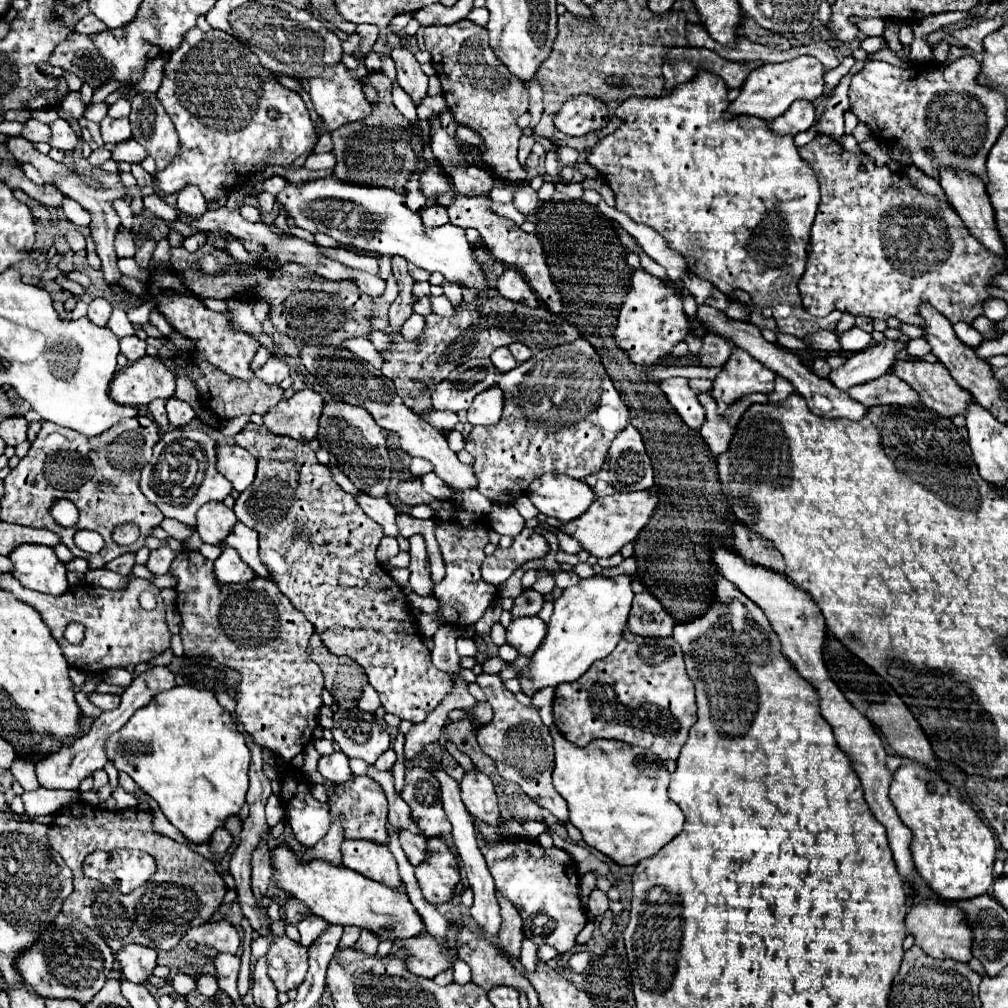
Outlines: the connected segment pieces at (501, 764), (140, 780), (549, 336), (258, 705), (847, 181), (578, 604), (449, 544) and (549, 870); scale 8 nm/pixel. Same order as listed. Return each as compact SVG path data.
M481 673L477 675L477 683L487 695L487 701L493 707L493 719L485 723L479 733L477 741L485 755L489 755L497 763L497 771L501 777L515 781L539 807L545 807L551 811L561 823L569 819L567 815L567 803L565 799L555 791L551 783L553 773L553 737L549 733L549 727L543 725L539 711L535 707L525 707L517 701L515 693L511 693L505 683L501 681L499 673Z
M189 685L155 695L147 707L137 711L125 727L107 739L107 757L119 771L133 777L135 783L159 803L165 817L193 843L207 843L211 833L223 825L225 817L239 813L249 789L251 749L235 729L231 713L217 703L213 693Z
M391 274L386 281L386 290L383 299L375 301L372 309L372 331L385 331L392 335L395 345L383 353L385 365L381 369L383 377L391 379L395 383L397 395L403 399L403 403L415 411L423 413L433 409L431 407L431 391L435 389L435 383L443 381L457 365L463 365L465 361L473 357L489 357L497 347L509 345L509 343L523 343L533 351L541 351L547 347L557 347L565 343L573 343L577 339L583 339L579 329L565 321L561 315L551 313L545 305L529 307L519 301L509 301L505 297L495 299L477 299L473 305L461 303L457 307L455 317L439 317L439 315L427 315L425 321L425 333L421 341L405 341L400 331L388 328L388 310L397 298L399 291L395 277Z
M197 549L177 551L169 573L177 577L177 611L181 615L181 637L187 657L199 657L209 653L219 663L239 671L243 683L239 685L235 715L243 729L253 735L255 743L267 747L281 755L285 761L293 759L297 753L311 743L313 731L317 727L323 691L323 673L317 663L309 659L307 643L313 633L311 621L297 611L291 601L275 587L273 581L267 583L235 583L225 585L215 579L213 561L205 559Z
M817 135L811 143L799 147L799 155L811 165L821 187L821 203L811 227L807 271L799 283L803 307L811 315L825 317L839 309L843 313L863 313L871 319L897 317L899 321L923 327L917 315L921 301L929 301L951 323L971 323L983 313L983 301L991 297L987 285L991 285L991 277L1003 273L1005 267L997 255L989 253L969 235L951 205L919 193L903 175L893 173L889 167L875 165L869 155L863 153L857 157L845 151L829 135Z
M593 575L589 579L581 579L573 587L563 589L561 597L555 601L555 611L547 625L547 639L543 639L543 647L535 651L529 671L521 675L521 689L527 695L547 685L557 687L559 683L579 679L595 661L605 659L617 647L623 637L623 629L627 627L631 601L635 597L631 583L631 575Z
M419 479L417 481L405 481L399 483L397 489L397 499L399 503L407 503L407 505L419 505L419 503L427 503L431 505L437 513L435 513L435 521L437 521L437 543L441 547L441 555L445 561L445 579L433 589L433 595L441 601L443 609L439 609L437 615L419 615L419 625L423 627L423 635L433 637L437 627L441 623L451 623L451 625L473 625L483 613L485 609L493 603L495 595L497 595L497 587L483 581L481 577L481 563L485 559L483 553L483 545L489 543L487 537L487 527L481 523L481 519L469 515L463 507L453 505L451 501L437 501L433 499L429 493L425 493L421 489Z
M475 829L475 837L487 859L497 891L519 909L525 937L537 945L551 945L559 953L573 951L577 935L587 925L587 913L579 899L579 873L571 855L559 847L545 851L545 847L531 839L503 837L489 843L479 829Z

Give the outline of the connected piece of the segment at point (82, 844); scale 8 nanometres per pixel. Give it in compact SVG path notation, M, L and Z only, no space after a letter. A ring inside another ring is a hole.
M81 801L81 803L75 803L71 807L57 811L55 819L51 821L49 839L51 839L51 847L55 851L59 851L59 855L67 863L67 867L71 867L71 871L73 871L75 889L63 901L63 915L69 915L73 919L81 919L87 927L97 931L105 939L105 943L113 949L113 953L117 953L119 949L123 949L129 943L147 945L147 947L157 949L157 951L171 951L189 929L207 923L211 919L213 911L223 901L225 883L223 883L221 875L217 873L217 863L213 859L203 859L199 853L187 849L185 845L173 841L171 837L155 833L153 831L153 815L147 811L137 811L137 809L105 811L101 807L95 807L95 805ZM97 849L139 849L139 851L145 851L145 853L155 857L157 875L153 875L153 879L143 889L133 891L131 895L121 895L119 891L107 889L99 883L91 883L91 879L83 877L81 863L91 851L97 851Z

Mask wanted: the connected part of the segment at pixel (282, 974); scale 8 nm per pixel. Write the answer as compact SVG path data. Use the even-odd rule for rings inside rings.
M287 935L275 939L267 951L269 977L277 991L299 987L307 975L307 949Z

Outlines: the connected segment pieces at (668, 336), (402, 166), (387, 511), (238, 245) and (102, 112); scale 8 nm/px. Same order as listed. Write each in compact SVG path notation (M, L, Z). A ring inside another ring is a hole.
M635 269L625 303L619 311L617 329L613 333L617 345L629 353L631 361L637 365L663 363L673 345L689 335L689 329L689 317L683 311L683 299L677 287L673 287L673 283L661 281L645 269Z
M373 71L367 75L369 85L377 91L377 103L371 103L371 115L343 125L331 133L333 139L333 153L337 157L337 165L333 169L333 175L345 183L351 185L363 185L363 181L379 179L379 173L409 173L413 175L417 171L419 159L413 151L411 137L419 135L423 141L423 151L429 147L429 121L419 119L417 125L411 125L409 119L405 119L399 109L393 105L391 99L391 81L387 75ZM389 165L389 167L385 167Z
M371 495L357 497L361 509L383 527L383 533L389 537L399 537L399 527L395 523L395 507L387 499L377 499Z
M233 239L233 241L229 241L229 245L227 245L227 251L239 261L239 263L247 263L247 265L251 265L251 263L255 263L253 259L251 259L251 255L249 255L249 251L243 247L243 243L241 243L241 239Z
M105 101L93 103L91 107L85 109L85 117L87 117L89 121L95 121L95 123L99 123L105 115L107 115L107 103L105 103Z

